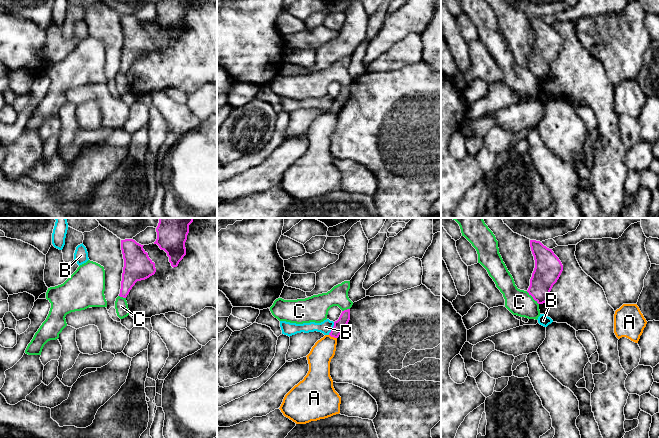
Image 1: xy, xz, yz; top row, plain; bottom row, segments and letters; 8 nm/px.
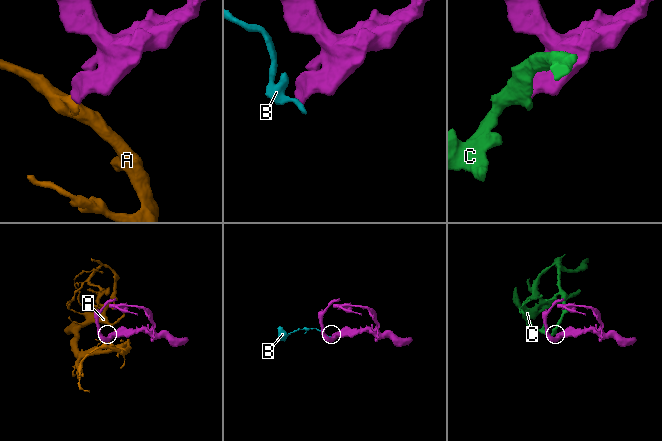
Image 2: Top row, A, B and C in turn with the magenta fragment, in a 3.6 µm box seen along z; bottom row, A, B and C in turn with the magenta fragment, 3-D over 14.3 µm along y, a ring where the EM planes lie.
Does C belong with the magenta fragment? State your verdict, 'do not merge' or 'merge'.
do not merge

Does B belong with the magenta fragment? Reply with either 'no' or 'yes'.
no

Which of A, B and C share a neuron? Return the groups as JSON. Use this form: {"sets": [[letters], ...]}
{"sets": [["A"], ["B"], ["C"]]}

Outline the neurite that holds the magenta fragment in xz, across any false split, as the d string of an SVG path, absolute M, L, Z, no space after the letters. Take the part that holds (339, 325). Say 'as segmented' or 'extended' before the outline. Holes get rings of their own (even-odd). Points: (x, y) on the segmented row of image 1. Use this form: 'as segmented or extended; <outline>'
as segmented; M350 309L342 311L339 319L334 322L334 326L329 333L331 337L338 338L339 335L343 332L350 320Z

